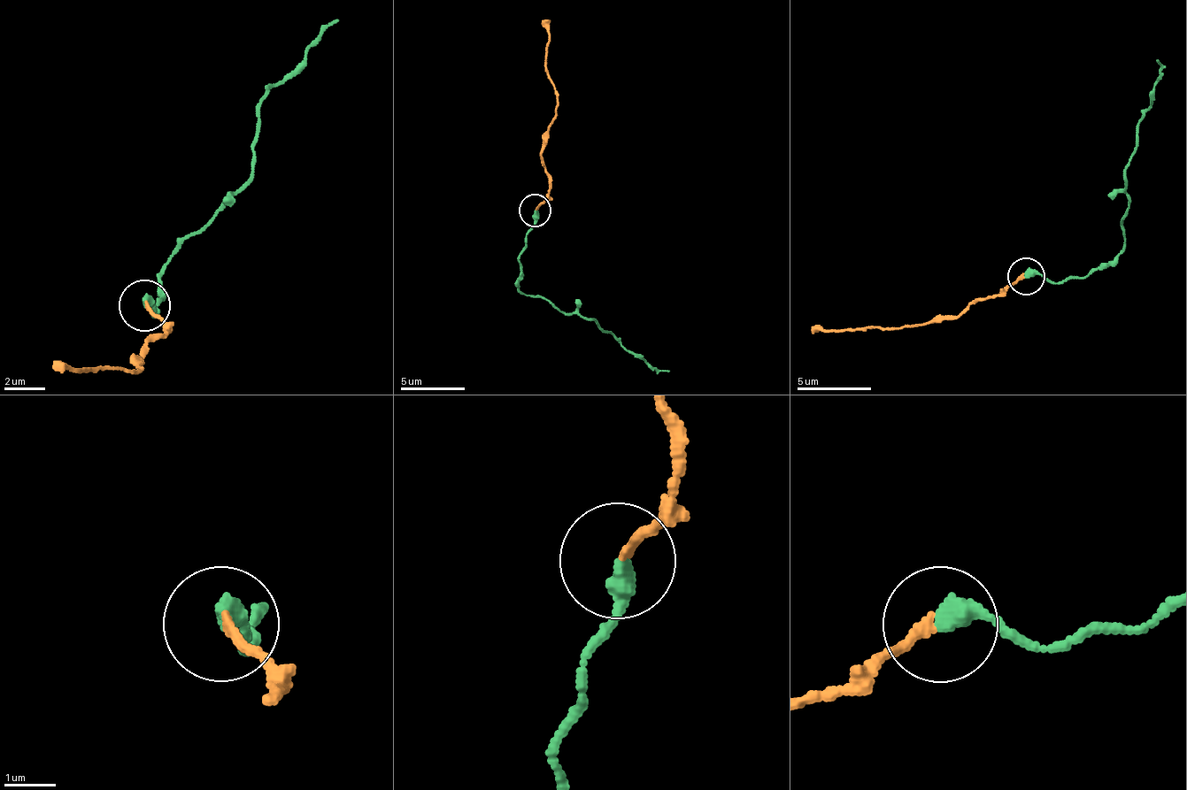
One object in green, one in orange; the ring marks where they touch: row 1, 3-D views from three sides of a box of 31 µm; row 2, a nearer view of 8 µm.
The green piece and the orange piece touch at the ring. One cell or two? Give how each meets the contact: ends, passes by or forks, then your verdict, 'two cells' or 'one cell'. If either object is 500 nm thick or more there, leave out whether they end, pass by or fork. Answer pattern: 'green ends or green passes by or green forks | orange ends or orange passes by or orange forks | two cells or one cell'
green ends | orange ends | one cell

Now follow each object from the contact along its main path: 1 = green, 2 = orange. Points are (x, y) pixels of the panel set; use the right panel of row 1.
1: (1025, 277), (1042, 273), (1052, 280), (1087, 277), (1121, 250), (1126, 174), (1137, 126), (1151, 103), (1158, 61)
2: (1023, 277), (991, 299), (972, 299), (959, 314), (945, 314), (897, 329), (819, 331), (816, 324)

